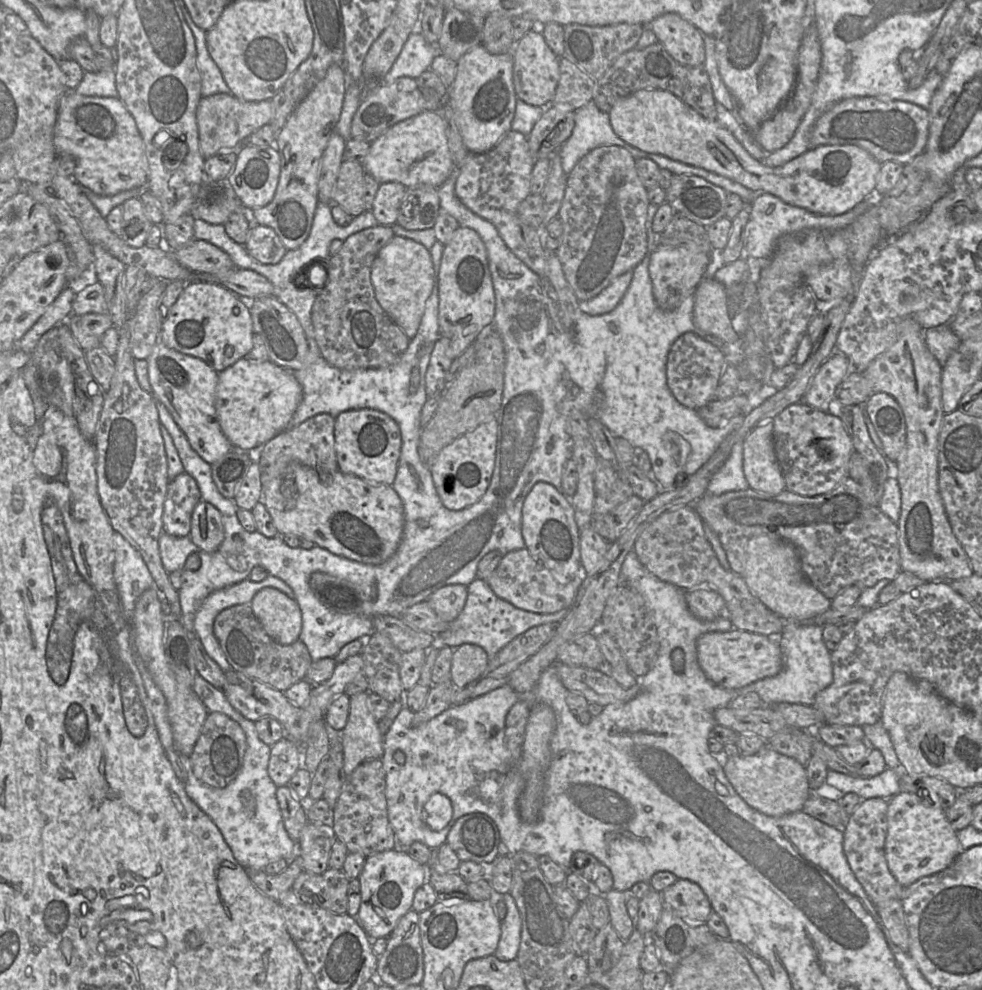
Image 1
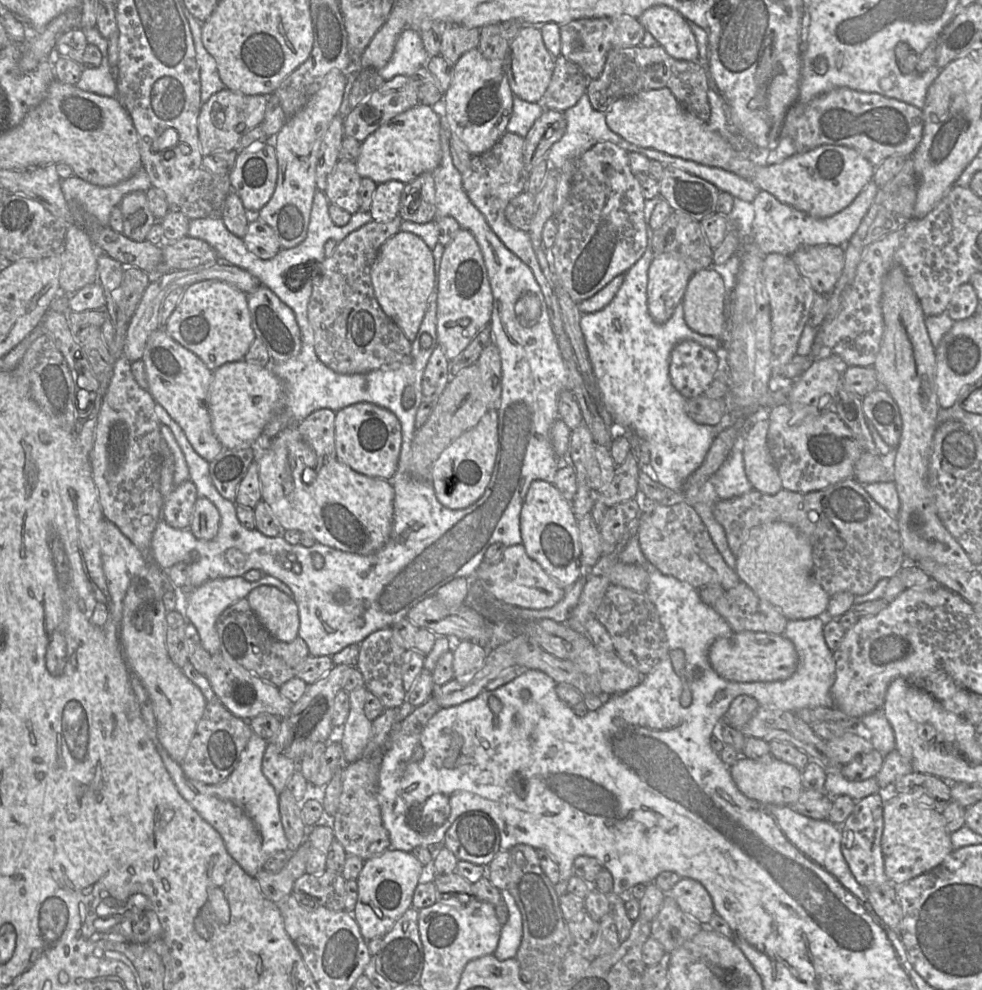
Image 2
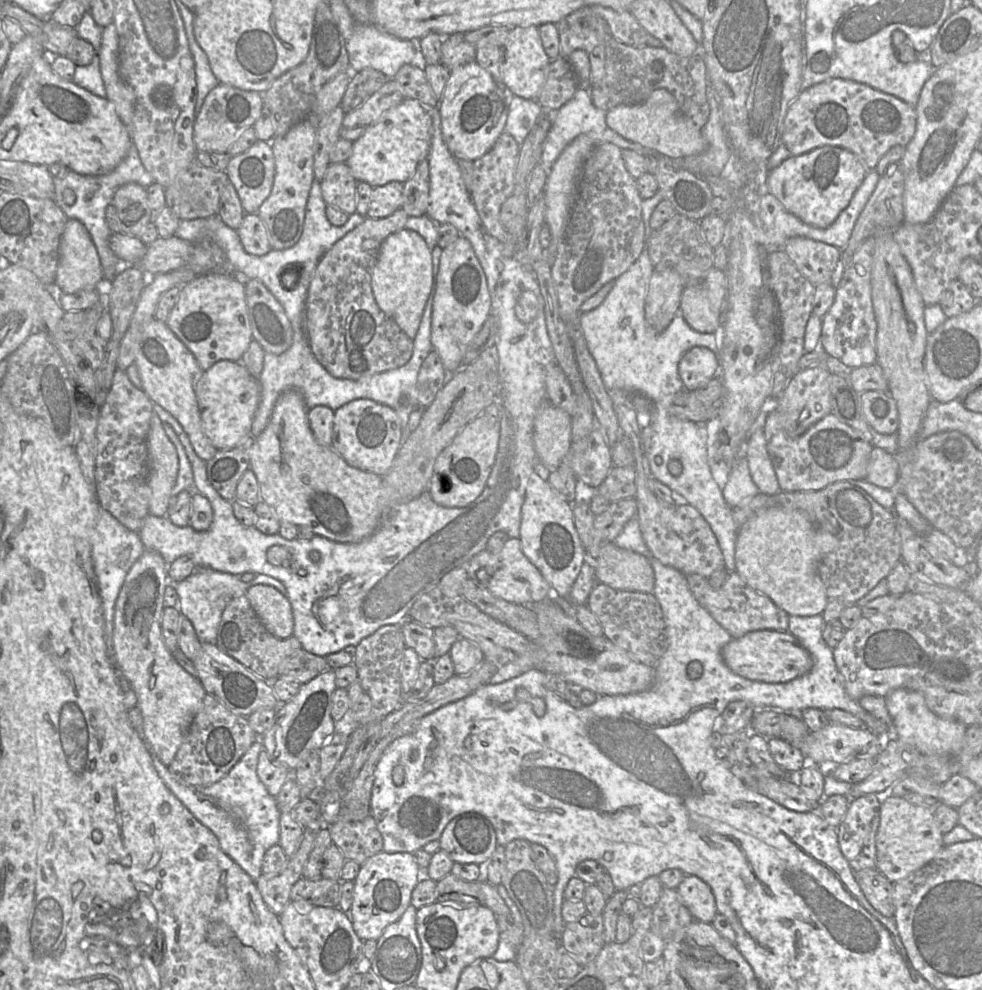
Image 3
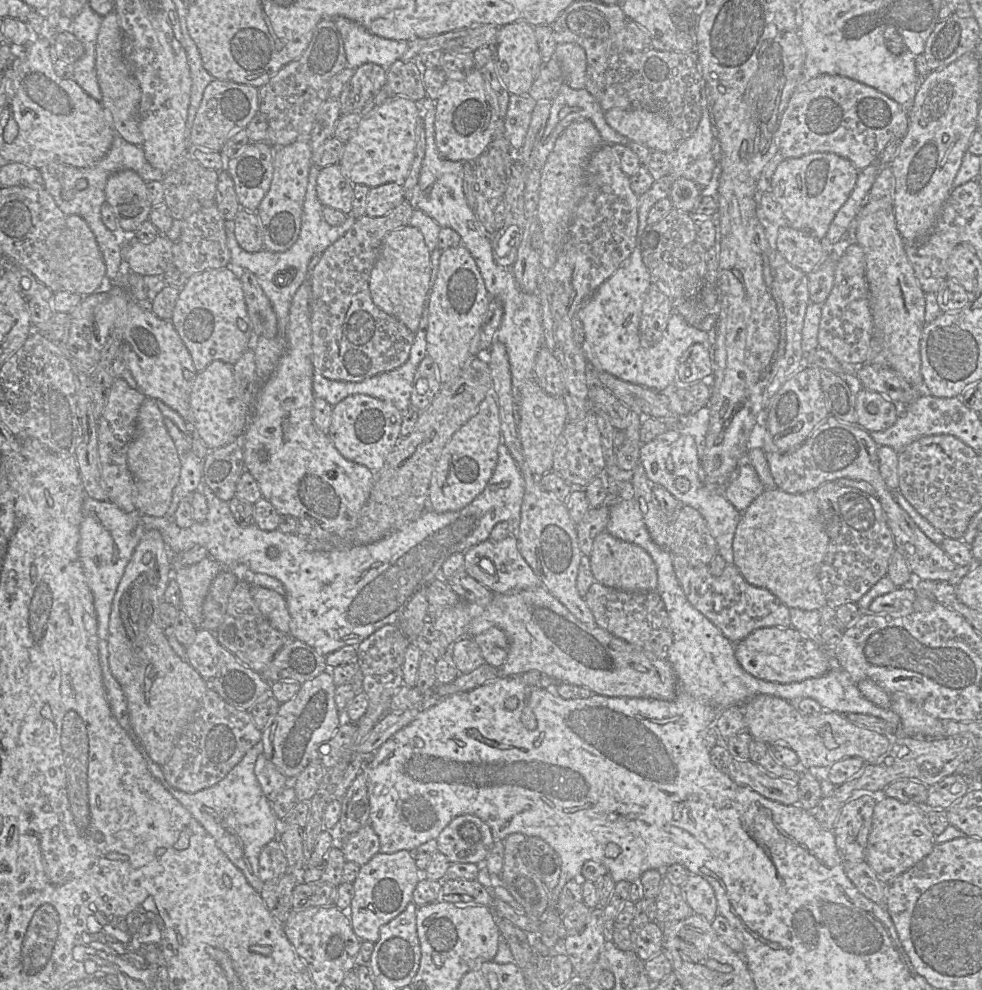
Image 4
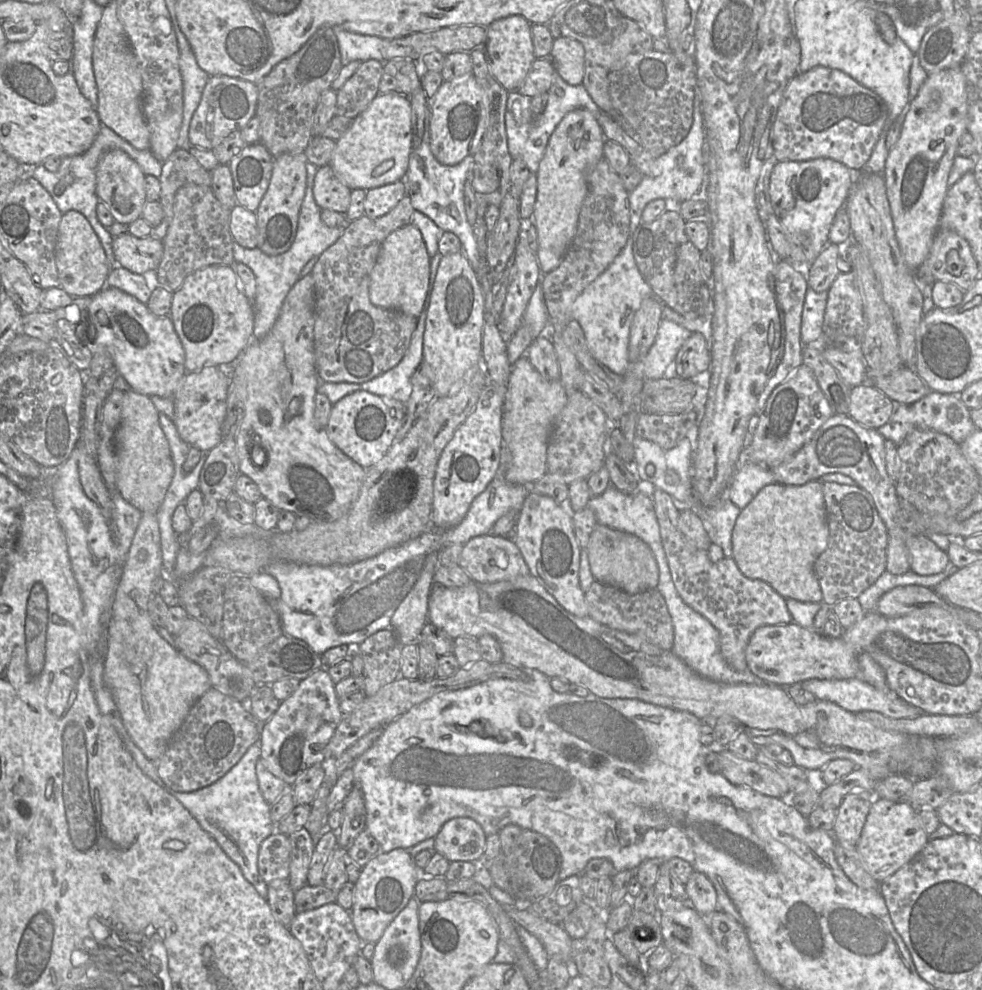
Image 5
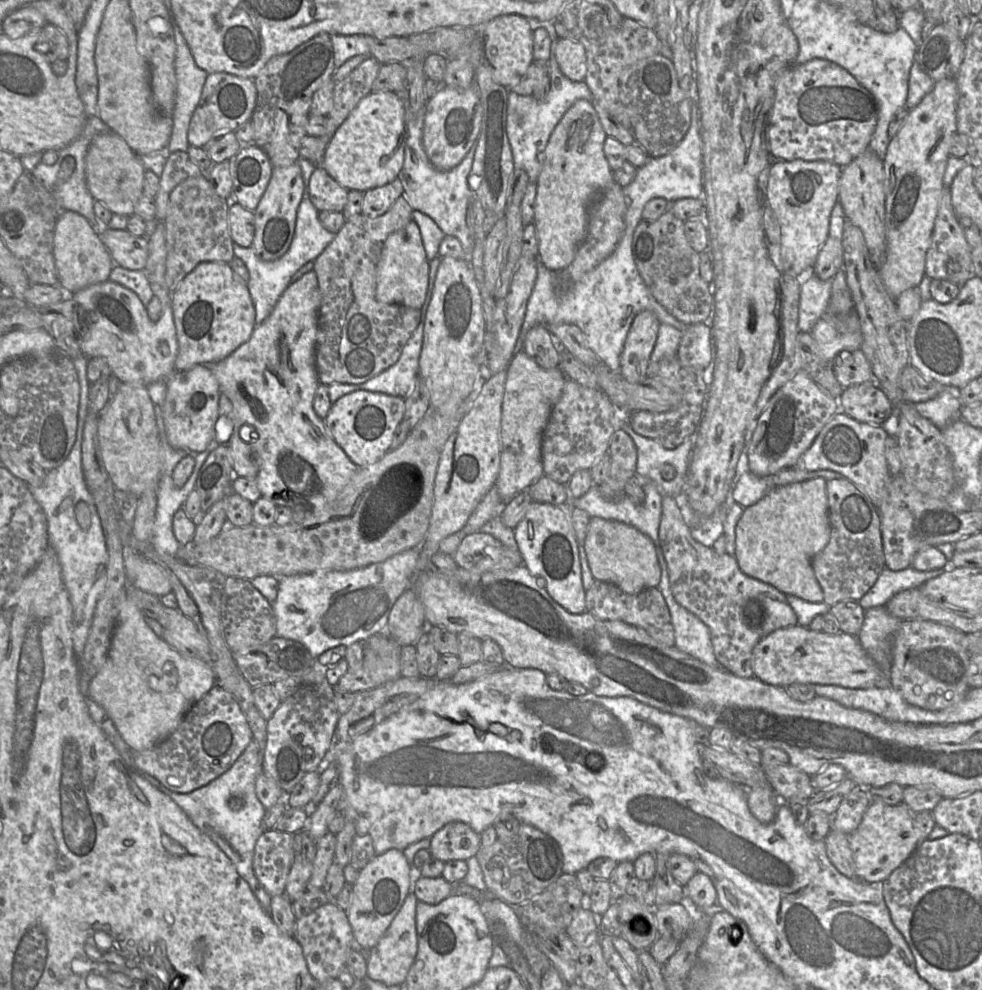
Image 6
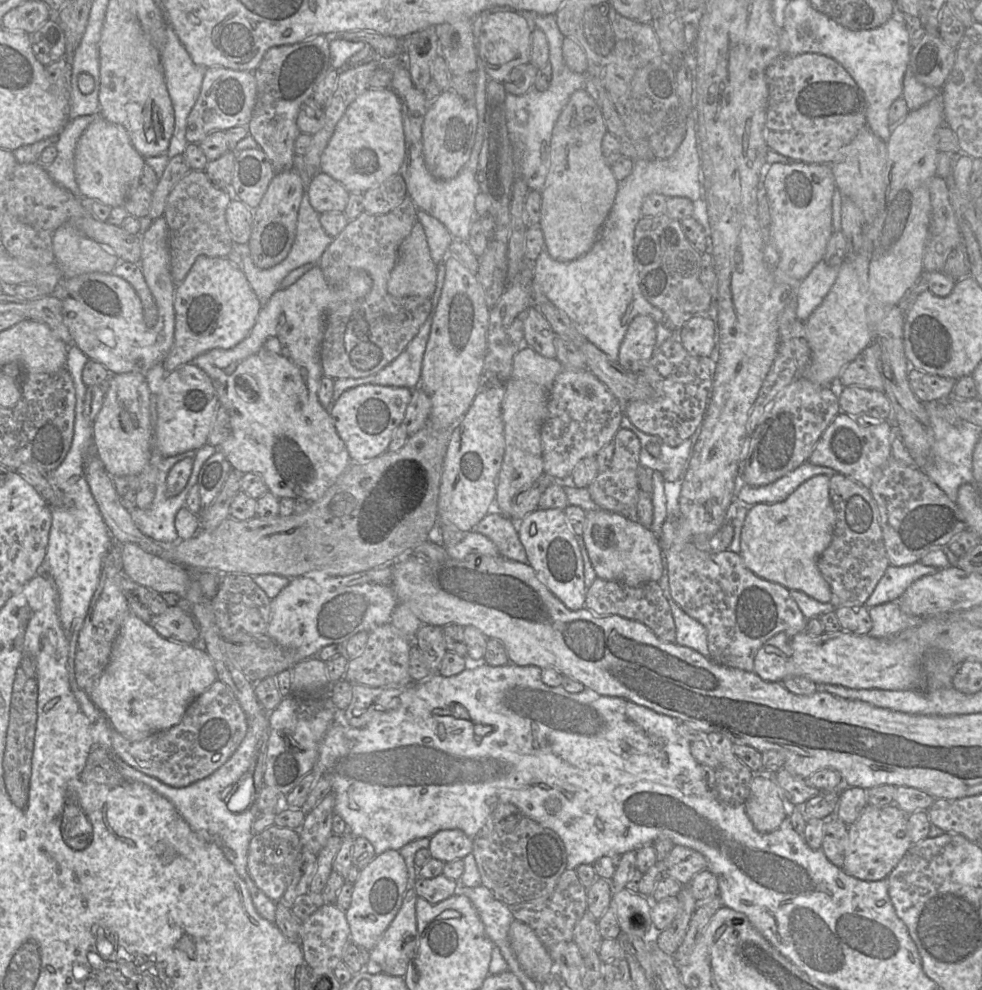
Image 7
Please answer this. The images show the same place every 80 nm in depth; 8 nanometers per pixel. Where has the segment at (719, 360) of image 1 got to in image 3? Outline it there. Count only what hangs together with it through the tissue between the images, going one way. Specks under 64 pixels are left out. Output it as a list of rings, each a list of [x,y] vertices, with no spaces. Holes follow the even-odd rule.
[[[692,347],[680,359],[678,374],[688,391],[705,386],[712,378],[718,377],[720,362],[718,355],[705,347]]]

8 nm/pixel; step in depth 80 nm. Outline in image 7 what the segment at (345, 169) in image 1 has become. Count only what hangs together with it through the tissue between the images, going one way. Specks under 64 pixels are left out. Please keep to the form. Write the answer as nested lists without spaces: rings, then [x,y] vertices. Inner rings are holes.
[[[319,171],[310,180],[308,197],[311,206],[319,214],[343,212],[350,192],[328,174]]]

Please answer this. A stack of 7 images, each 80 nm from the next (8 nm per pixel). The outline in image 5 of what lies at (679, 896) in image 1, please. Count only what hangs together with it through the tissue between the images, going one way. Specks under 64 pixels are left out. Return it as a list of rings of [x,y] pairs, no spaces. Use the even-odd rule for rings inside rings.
[[[693,871],[685,884],[685,891],[694,909],[703,917],[711,916],[718,909],[716,889],[705,874]]]

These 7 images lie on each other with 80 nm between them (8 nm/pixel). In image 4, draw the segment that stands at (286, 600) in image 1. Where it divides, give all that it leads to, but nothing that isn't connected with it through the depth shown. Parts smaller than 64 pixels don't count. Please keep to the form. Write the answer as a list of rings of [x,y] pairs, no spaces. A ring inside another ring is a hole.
[[[251,585],[251,595],[269,623],[280,632],[288,634],[290,614],[285,597],[272,589],[257,585]]]

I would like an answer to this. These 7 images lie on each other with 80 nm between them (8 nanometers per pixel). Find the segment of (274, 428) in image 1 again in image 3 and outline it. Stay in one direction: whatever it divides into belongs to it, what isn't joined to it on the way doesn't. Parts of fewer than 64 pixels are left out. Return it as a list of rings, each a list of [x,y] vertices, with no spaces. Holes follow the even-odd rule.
[[[218,361],[197,382],[196,398],[205,436],[218,451],[229,450],[251,433],[260,399],[259,380],[240,361]]]

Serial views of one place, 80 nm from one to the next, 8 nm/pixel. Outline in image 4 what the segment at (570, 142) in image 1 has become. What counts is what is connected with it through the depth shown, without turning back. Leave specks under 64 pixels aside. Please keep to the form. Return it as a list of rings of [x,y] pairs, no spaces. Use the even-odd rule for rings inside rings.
[[[563,83],[559,89],[558,96],[552,101],[550,116],[544,133],[537,147],[533,151],[533,168],[542,170],[558,137],[571,123],[584,119],[590,120],[595,125],[601,135],[603,144],[628,145],[630,140],[617,133],[607,123],[605,111],[599,105],[598,101],[590,94],[590,92],[587,91],[587,89],[572,89],[567,83]]]

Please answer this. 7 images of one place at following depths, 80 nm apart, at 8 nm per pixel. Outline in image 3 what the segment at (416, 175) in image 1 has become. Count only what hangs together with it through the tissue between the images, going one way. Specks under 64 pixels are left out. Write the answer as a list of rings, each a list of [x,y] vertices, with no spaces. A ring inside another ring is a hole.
[[[404,98],[398,105],[389,108],[356,141],[351,156],[346,161],[354,178],[373,188],[391,181],[405,183],[414,175],[420,161],[428,157],[432,136],[432,119],[424,106],[416,99]]]

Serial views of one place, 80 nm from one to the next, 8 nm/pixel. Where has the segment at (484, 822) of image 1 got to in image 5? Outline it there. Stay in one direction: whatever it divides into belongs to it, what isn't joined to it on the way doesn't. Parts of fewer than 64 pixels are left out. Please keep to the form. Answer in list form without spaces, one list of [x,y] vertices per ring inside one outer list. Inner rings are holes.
[[[457,817],[447,821],[435,837],[434,851],[449,862],[480,859],[484,853],[487,835],[473,819]]]

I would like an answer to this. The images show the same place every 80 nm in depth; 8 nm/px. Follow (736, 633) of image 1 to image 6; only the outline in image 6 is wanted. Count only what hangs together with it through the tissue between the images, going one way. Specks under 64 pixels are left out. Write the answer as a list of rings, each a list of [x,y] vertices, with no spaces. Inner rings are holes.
[[[794,625],[777,629],[762,638],[752,653],[754,677],[774,686],[791,684],[837,685],[865,689],[888,685],[888,678],[866,653],[856,636],[843,632],[828,634]]]

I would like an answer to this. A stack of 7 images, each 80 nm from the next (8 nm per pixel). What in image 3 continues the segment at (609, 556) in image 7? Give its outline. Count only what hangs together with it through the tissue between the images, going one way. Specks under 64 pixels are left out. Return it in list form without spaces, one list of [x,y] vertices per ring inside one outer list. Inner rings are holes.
[[[614,542],[602,545],[594,561],[596,583],[631,592],[652,593],[655,575],[642,554],[621,549]]]

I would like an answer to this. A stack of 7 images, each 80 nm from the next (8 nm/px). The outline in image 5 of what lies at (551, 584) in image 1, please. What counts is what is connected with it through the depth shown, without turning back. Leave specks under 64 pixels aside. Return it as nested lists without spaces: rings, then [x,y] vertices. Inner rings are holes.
[[[489,533],[471,538],[463,545],[458,565],[473,581],[479,583],[495,583],[530,574],[530,570],[515,544],[512,534],[498,536]]]

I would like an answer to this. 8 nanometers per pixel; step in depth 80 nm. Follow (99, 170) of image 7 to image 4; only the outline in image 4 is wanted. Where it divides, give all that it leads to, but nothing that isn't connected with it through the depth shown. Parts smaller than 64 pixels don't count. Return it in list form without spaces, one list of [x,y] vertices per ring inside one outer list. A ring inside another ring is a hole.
[[[131,169],[117,171],[108,178],[105,198],[117,219],[120,234],[134,234],[149,219],[152,205],[146,182]]]

